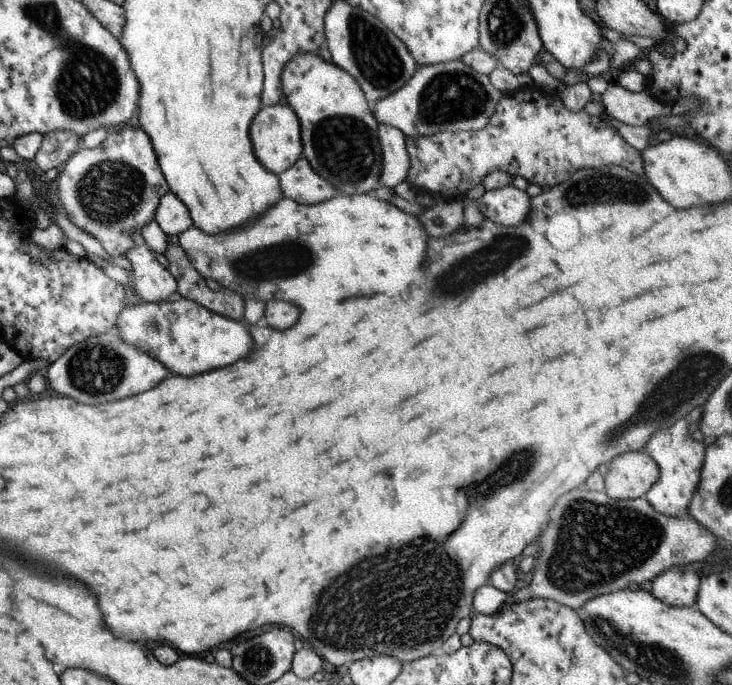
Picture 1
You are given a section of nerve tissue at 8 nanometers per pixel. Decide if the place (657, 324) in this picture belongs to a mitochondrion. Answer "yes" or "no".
no

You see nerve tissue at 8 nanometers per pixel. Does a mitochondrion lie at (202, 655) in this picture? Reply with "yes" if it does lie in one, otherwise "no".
no

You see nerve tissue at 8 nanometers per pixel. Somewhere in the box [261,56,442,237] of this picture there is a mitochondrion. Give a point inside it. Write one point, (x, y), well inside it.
(344, 149)

